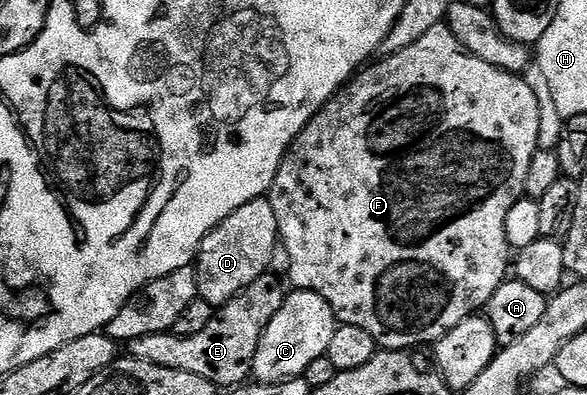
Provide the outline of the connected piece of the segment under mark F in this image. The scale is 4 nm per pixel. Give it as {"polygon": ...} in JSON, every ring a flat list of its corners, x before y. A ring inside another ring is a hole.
{"polygon":[[446,23,433,26,433,30,427,31,422,38,417,38,417,42,413,42,413,46,405,46,405,50,397,50,382,58,384,60,376,59,370,66,364,67,342,91,332,96,314,118,303,127,299,137,287,147,287,153,283,155,281,166,269,189,269,199,273,206,273,214,277,214,280,241,283,242,285,249,289,250,289,262,291,263,289,280,291,278,292,282,295,283,294,287,300,292,316,292,318,296,325,298,325,302,329,302,329,306,335,311,335,318,339,324,361,326,361,330,373,334,375,343,380,349,415,350,423,346,419,344,434,345,436,340,449,334,449,330,453,330,453,326,460,324,466,316,486,309,489,298,503,285,504,280,508,279,509,269,513,264,513,249,505,238,505,217,509,214,509,210,513,210,515,203,524,199,525,174,529,174,529,162,533,162,536,152,540,151,541,110,537,102,537,94,533,94,533,90,527,85,526,79,522,75,506,72,497,66,489,66,489,62,481,62,481,58,469,54,469,50,465,50,465,46,461,46,461,42,457,42,457,38,453,38]]}

